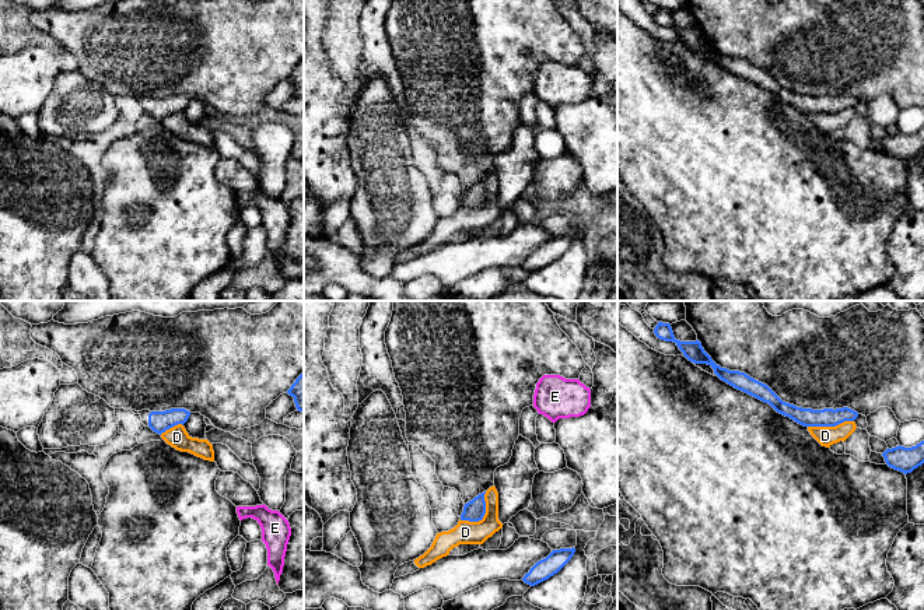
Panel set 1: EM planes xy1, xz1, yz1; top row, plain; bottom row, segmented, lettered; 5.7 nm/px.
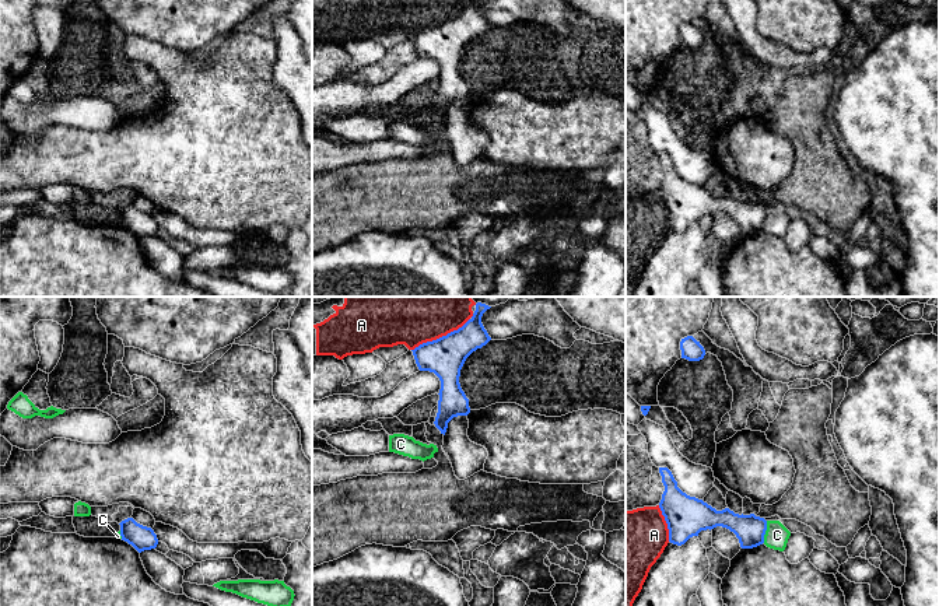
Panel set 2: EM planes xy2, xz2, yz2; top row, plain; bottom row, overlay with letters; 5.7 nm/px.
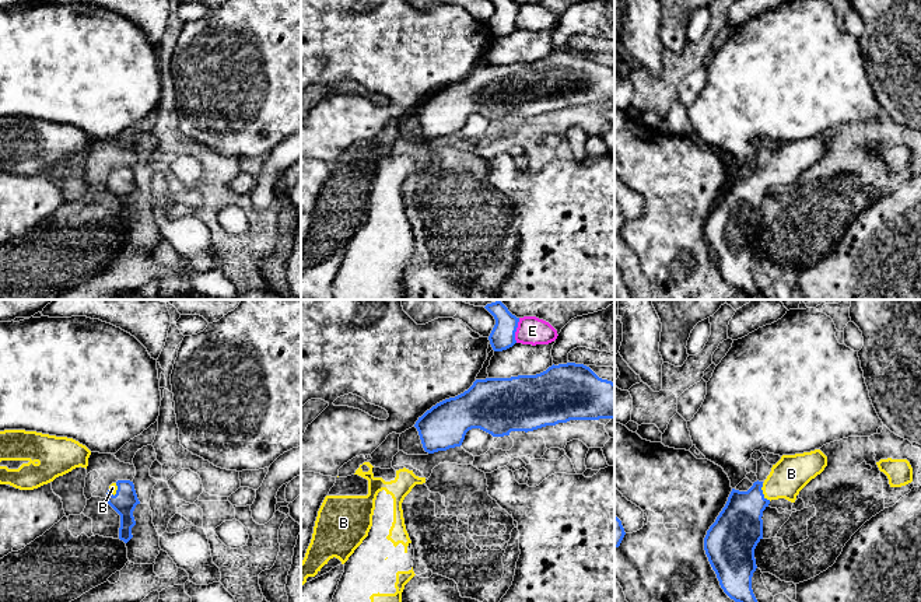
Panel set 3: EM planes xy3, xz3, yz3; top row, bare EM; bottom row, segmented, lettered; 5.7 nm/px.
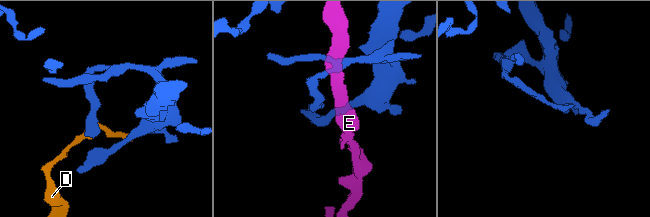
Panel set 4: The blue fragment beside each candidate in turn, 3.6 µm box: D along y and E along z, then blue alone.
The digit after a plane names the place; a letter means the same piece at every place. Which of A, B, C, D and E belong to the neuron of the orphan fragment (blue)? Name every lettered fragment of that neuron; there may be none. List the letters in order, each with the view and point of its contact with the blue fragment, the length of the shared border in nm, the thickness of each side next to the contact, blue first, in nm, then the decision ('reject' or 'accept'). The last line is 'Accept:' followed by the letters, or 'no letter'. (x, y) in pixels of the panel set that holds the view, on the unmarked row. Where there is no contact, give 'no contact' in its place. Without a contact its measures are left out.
A: meets blue in xz2 at (442, 23); contact 420 nm long; 220 nm thick on the blue side, 190 nm on the other; reject
B: meets blue in yz3 at (762, 179); contact 120 nm long; 280 nm thick on the blue side, 220 nm on the other; accept
C: meets blue in yz2 at (764, 219); contact 130 nm long; 170 nm thick on the blue side, 140 nm on the other; reject
D: meets blue in xz1 at (483, 202); contact 220 nm long; 120 nm thick on the blue side, 140 nm on the other; reject
E: meets blue in xz3 at (515, 17); contact 150 nm long; 140 nm thick on the blue side, 160 nm on the other; reject
Accept: B

